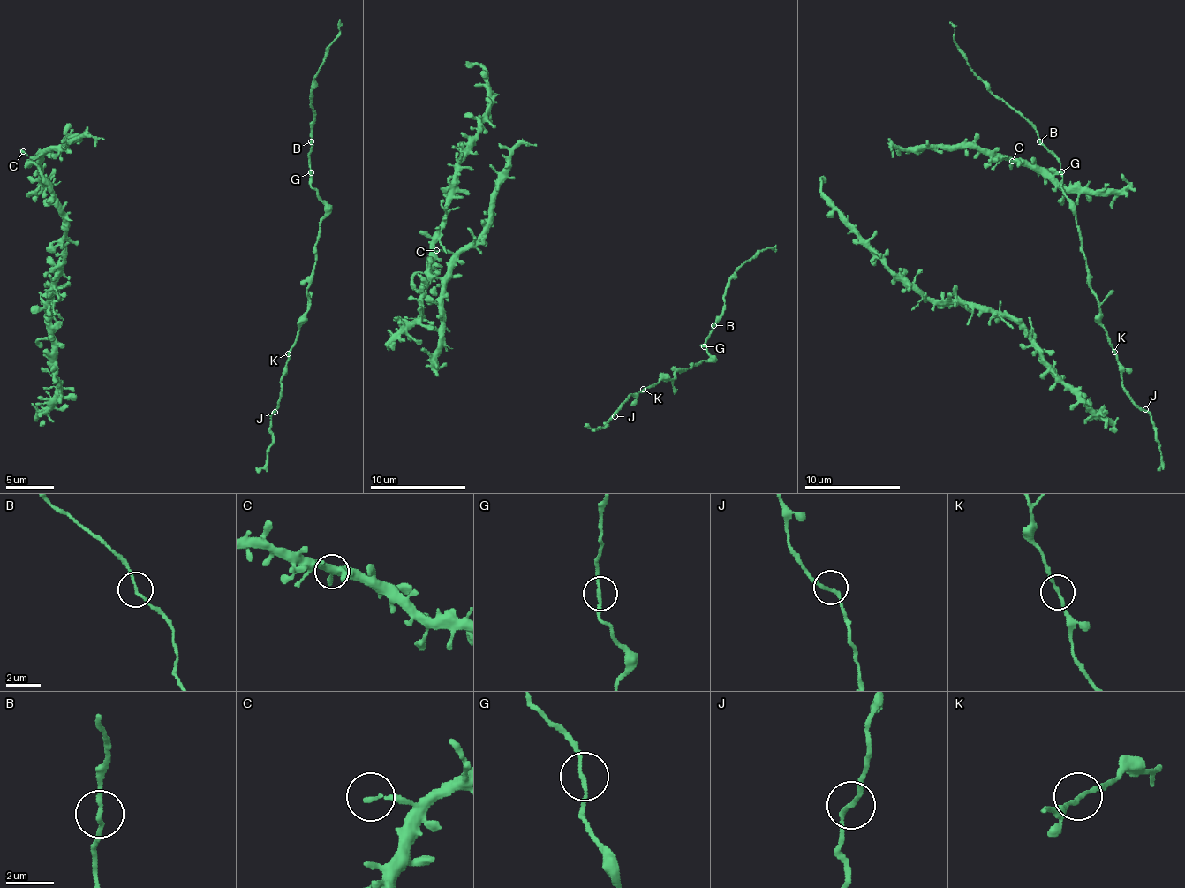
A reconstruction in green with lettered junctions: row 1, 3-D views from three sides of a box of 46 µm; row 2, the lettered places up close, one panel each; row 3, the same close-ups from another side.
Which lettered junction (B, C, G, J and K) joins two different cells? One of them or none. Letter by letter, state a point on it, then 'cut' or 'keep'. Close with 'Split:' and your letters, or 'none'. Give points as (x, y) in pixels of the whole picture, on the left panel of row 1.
B: at (311, 141); keep
C: at (23, 151); keep
G: at (311, 172); keep
J: at (275, 412); keep
K: at (288, 353); keep
Split: none

